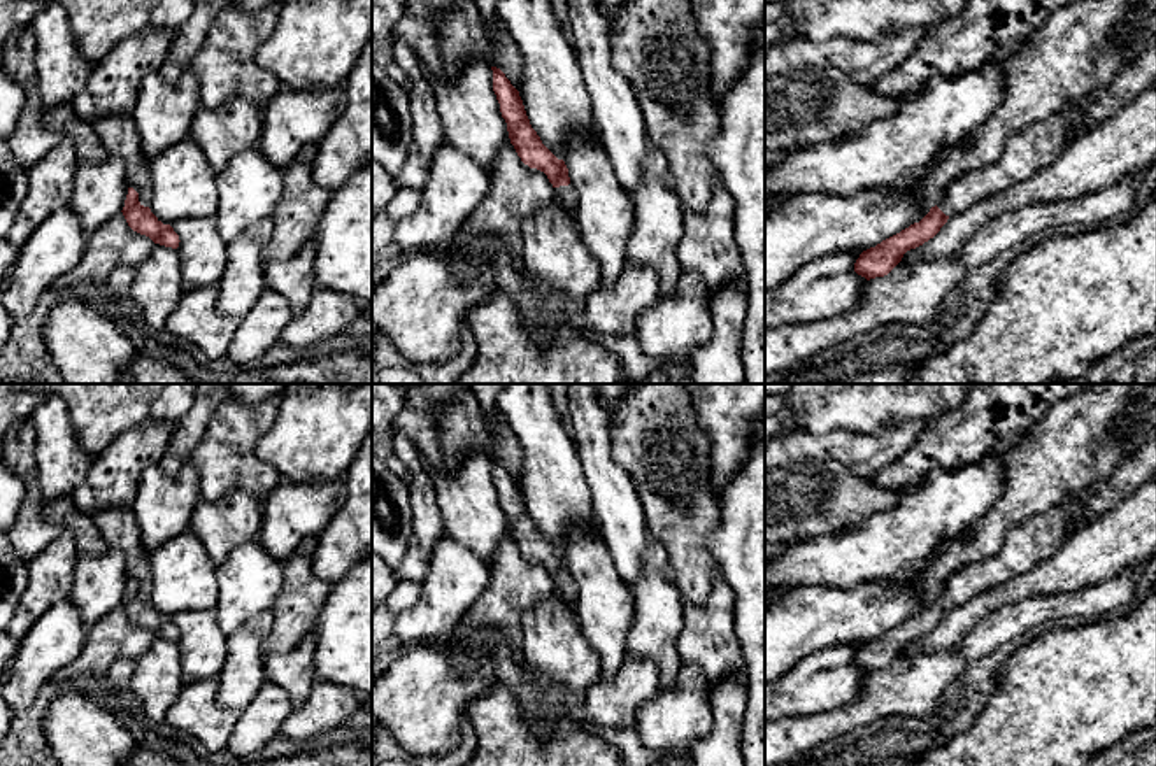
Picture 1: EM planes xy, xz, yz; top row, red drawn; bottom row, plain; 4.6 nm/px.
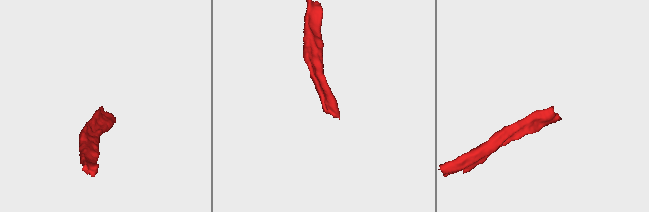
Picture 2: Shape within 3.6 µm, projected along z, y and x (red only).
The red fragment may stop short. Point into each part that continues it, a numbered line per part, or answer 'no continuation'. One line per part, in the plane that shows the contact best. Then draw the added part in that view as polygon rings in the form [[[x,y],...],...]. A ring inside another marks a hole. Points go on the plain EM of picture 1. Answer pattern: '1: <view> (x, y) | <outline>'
1: xz (565, 588) | [[[570,577],[554,580],[554,587],[556,592],[570,605],[570,608],[575,610],[577,589],[574,580]]]

